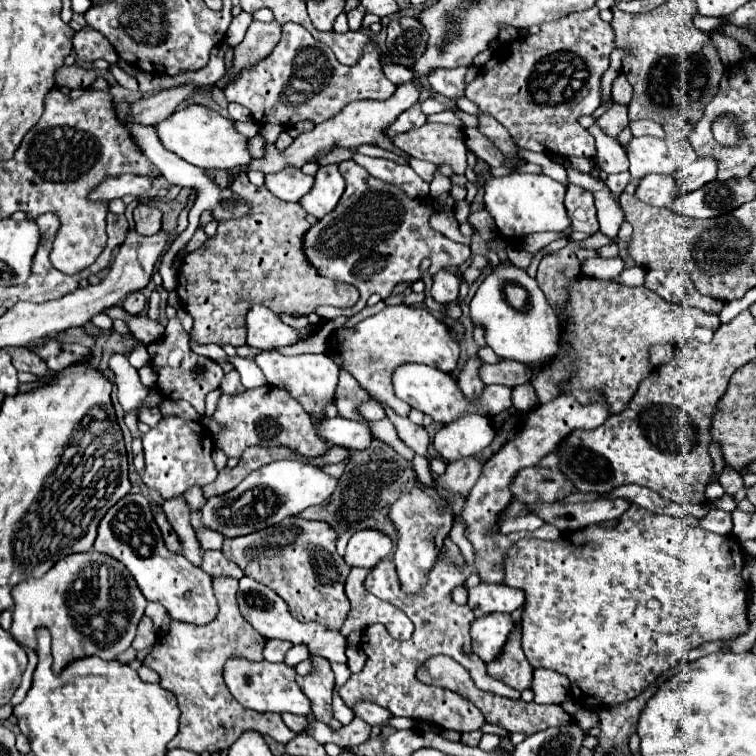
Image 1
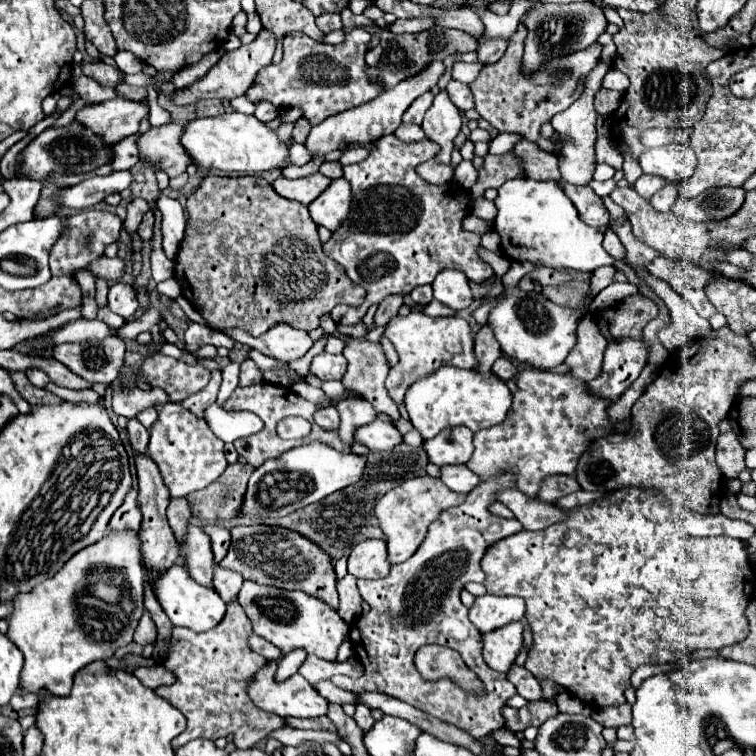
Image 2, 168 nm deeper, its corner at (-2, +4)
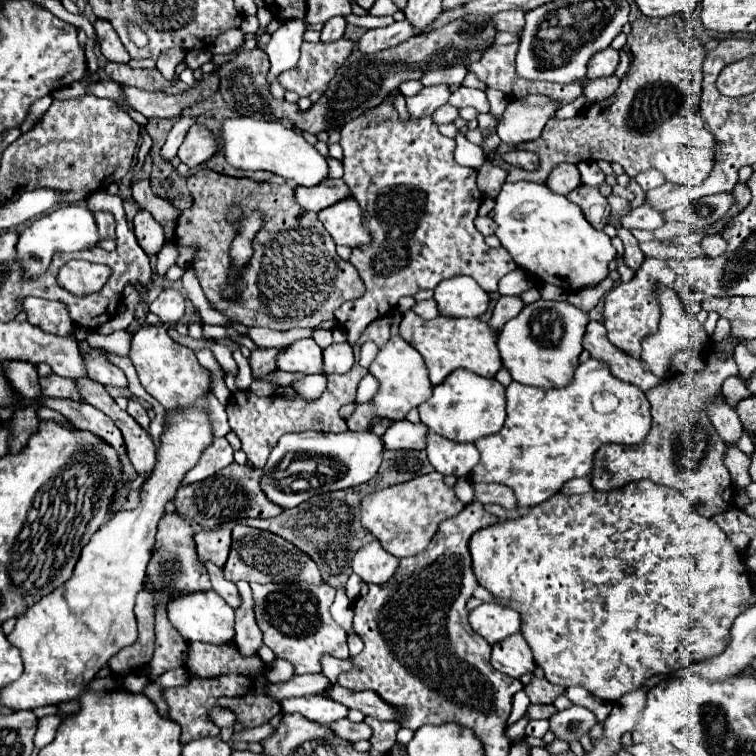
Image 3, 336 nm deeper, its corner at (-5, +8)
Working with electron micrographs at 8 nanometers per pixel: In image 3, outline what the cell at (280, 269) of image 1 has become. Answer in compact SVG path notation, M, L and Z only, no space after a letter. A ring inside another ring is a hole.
M198 170L188 178L188 190L194 196L194 206L184 210L178 220L176 244L198 246L190 268L196 272L210 304L232 322L278 332L292 328L318 328L324 320L332 320L334 310L342 302L364 294L358 272L350 262L344 262L336 254L336 244L330 234L326 234L318 216L296 202L294 186L276 186L248 178L230 178L214 170ZM234 204L242 206L244 216L248 210L260 208L266 214L266 228L258 232L258 238L254 238L254 256L242 272L240 302L228 304L222 298L222 286L226 286L230 260L228 250L238 222L228 224L226 212Z

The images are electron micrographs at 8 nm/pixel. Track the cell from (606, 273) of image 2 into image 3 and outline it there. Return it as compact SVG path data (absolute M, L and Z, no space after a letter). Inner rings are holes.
M538 300L534 304L528 304L498 332L498 352L502 366L510 372L514 382L544 390L564 388L572 382L570 378L574 378L586 324L588 314L568 302Z

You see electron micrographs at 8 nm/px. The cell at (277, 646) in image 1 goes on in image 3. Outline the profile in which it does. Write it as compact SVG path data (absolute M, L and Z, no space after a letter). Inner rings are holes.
M248 582L236 584L242 594L242 606L236 610L236 638L234 644L242 656L254 656L262 646L262 632L254 620L254 602Z

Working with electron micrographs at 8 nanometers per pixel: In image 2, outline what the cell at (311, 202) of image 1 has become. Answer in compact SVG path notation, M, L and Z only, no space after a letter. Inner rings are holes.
M335 178L331 184L309 204L309 212L315 224L329 228L331 232L339 228L339 222L349 214L351 188L345 178Z

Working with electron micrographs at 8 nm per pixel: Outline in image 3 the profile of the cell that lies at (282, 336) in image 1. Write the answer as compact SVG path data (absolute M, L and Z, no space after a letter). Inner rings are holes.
M312 338L296 340L282 352L282 358L278 358L278 368L284 372L324 374L322 348Z

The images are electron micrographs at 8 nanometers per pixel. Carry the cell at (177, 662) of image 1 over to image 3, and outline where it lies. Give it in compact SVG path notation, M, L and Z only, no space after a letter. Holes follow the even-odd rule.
M192 642L188 650L188 674L190 682L176 688L164 688L164 698L170 706L170 720L180 724L182 734L180 742L188 744L190 740L204 736L218 736L220 728L208 720L208 712L214 706L230 708L238 722L246 728L260 726L268 722L274 714L280 712L280 704L264 694L264 688L270 684L264 676L266 664L258 654L244 658L238 654L238 648L230 642L226 646L210 646L206 642Z

